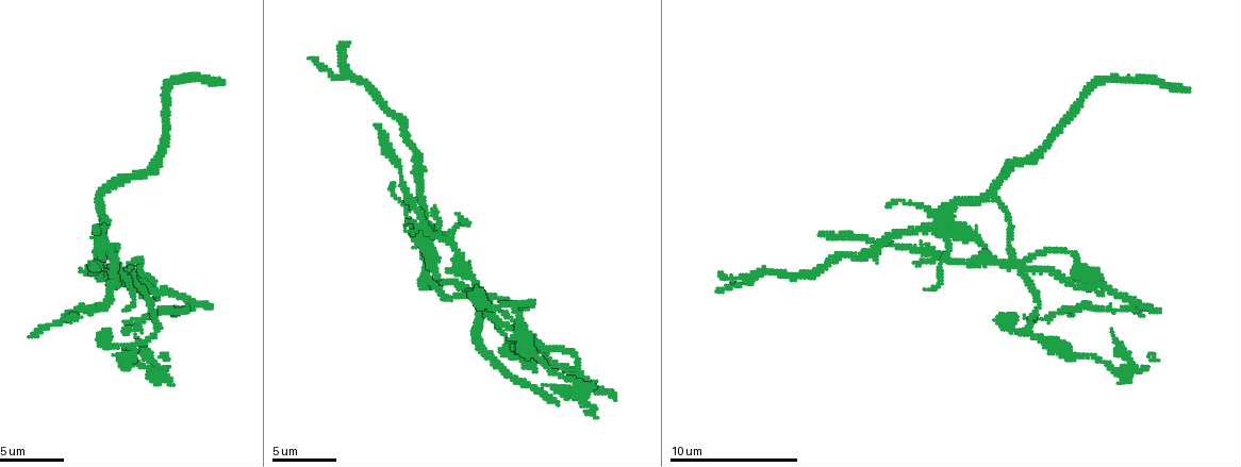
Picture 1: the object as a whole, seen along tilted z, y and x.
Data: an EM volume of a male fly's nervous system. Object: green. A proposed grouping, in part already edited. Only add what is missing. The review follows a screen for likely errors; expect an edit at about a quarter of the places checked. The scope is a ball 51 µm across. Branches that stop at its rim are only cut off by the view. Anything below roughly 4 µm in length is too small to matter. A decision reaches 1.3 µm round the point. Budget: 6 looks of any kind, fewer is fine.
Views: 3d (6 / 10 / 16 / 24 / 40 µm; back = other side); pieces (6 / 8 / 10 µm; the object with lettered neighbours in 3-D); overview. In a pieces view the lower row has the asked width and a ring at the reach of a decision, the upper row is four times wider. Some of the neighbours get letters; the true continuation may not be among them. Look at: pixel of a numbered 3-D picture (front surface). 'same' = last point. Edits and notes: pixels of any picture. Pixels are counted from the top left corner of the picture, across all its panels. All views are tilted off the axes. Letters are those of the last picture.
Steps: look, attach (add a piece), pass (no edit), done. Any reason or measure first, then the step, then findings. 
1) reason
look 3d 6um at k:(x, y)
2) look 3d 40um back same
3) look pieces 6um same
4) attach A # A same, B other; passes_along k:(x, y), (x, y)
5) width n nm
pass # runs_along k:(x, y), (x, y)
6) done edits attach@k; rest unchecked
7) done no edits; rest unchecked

look 3d 6um at 1:(377, 123)

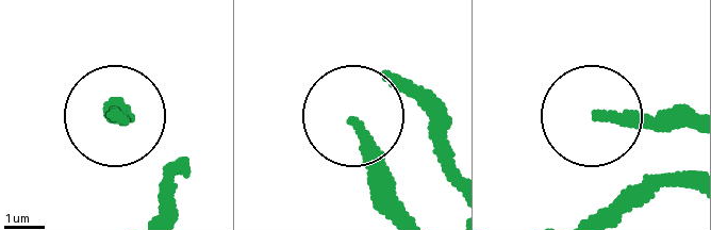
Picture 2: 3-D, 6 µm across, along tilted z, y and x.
what lies round it
look pieces 6um at 2:(355, 123)

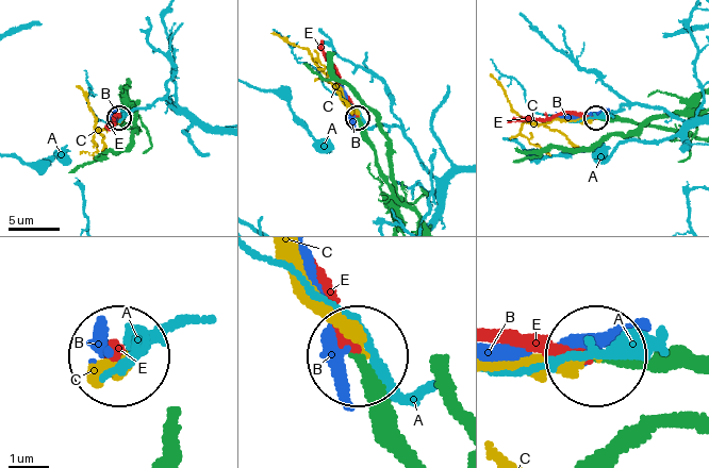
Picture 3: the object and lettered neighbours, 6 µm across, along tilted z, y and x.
width 210 nm
attach E # A other, B other, C other, E same; it goes on there

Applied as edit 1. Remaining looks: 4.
tapers out
look 3d 6um at 1:(928, 288)

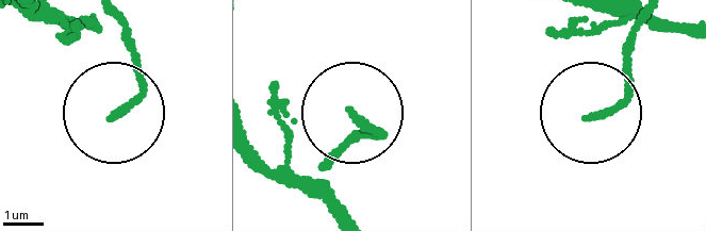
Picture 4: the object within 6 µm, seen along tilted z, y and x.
look pieces 8um at 4:(112, 118)

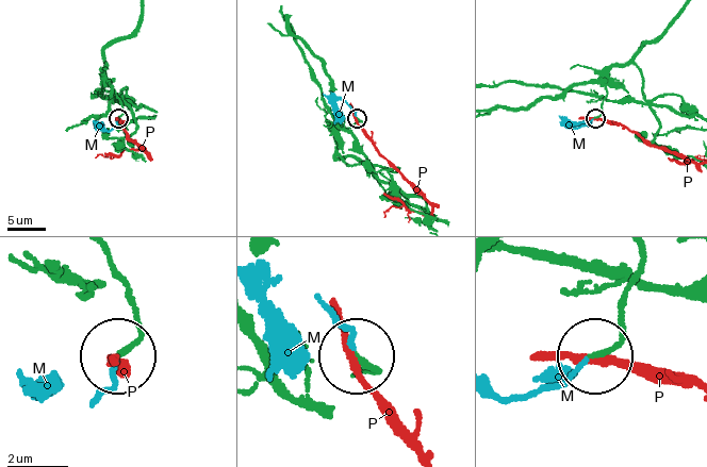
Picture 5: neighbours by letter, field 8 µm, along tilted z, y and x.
attach M # M same, P other; passes_along 5:(626, 288), (617, 339), (560, 381), (493, 396); it goes on there

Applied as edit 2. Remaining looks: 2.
an open end
look pieces 10um at 1:(391, 184)

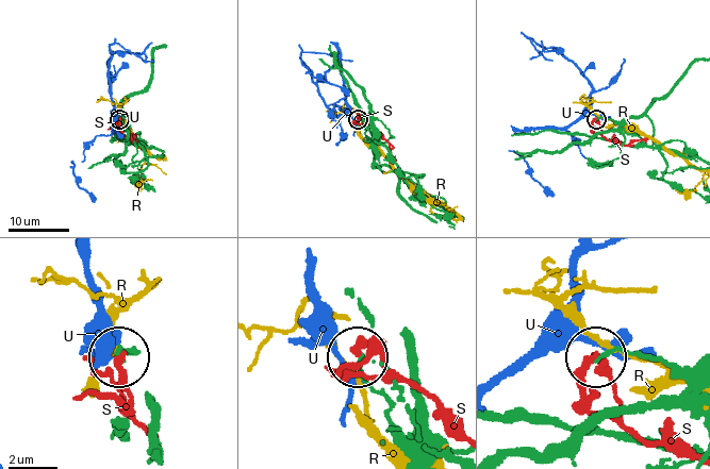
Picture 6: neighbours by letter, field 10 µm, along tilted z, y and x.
pass # R other, S other, U other; none of them fits

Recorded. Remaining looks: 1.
done edits attach@3, attach@5; rest unchecked

